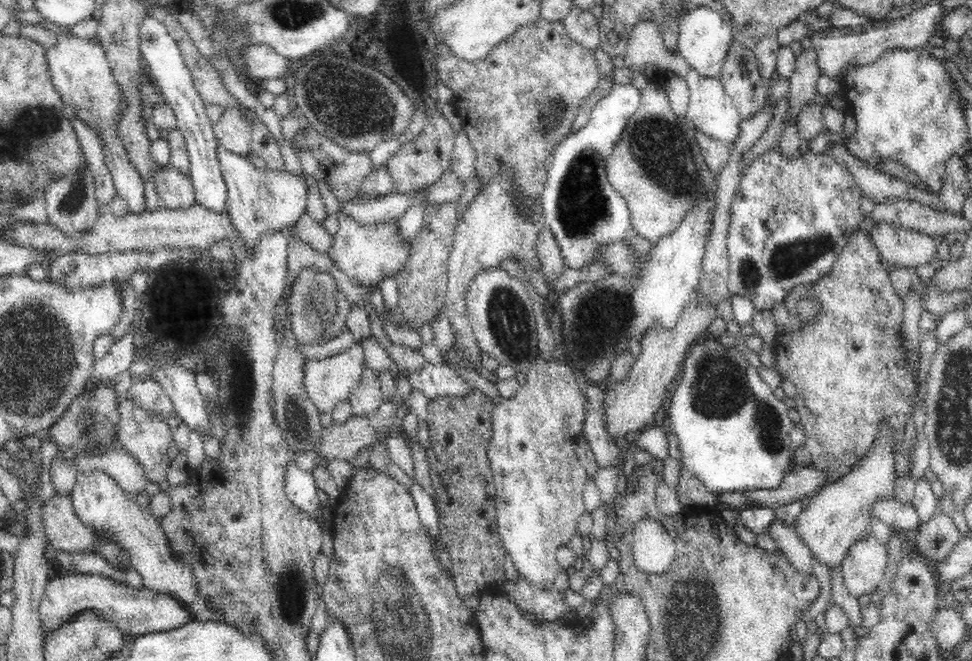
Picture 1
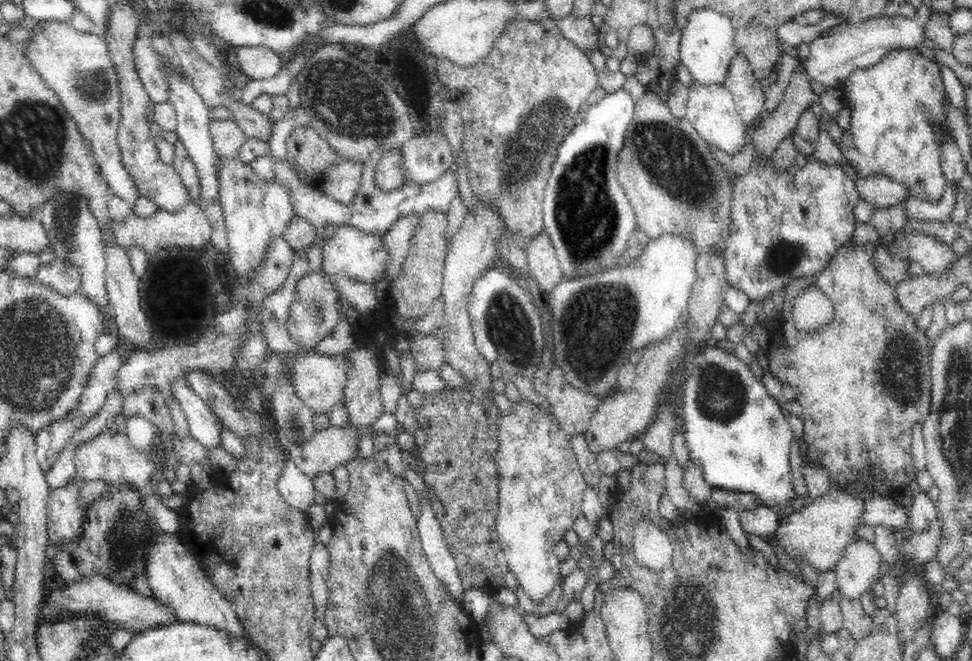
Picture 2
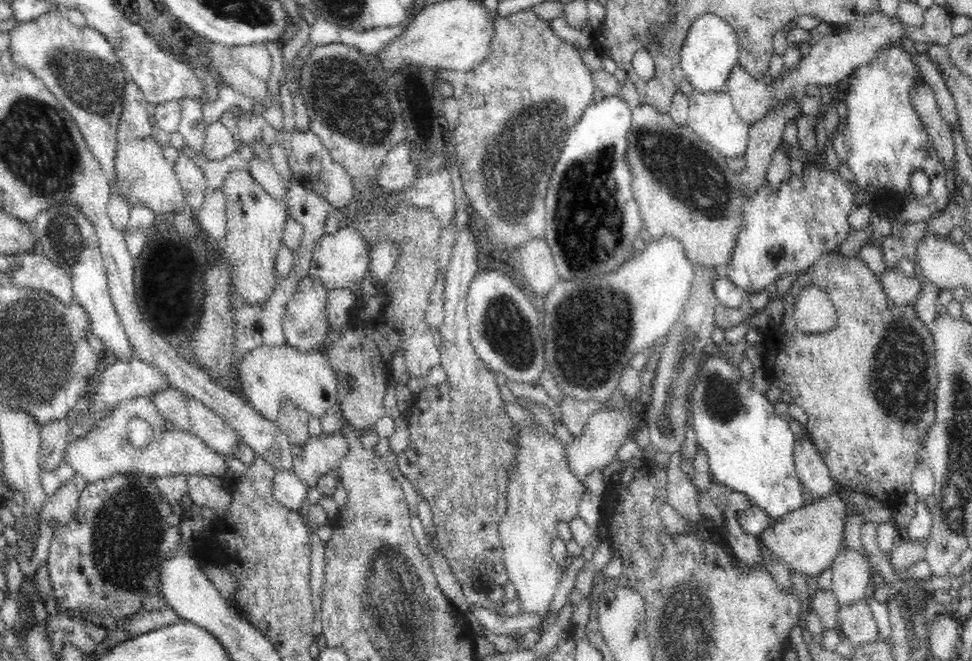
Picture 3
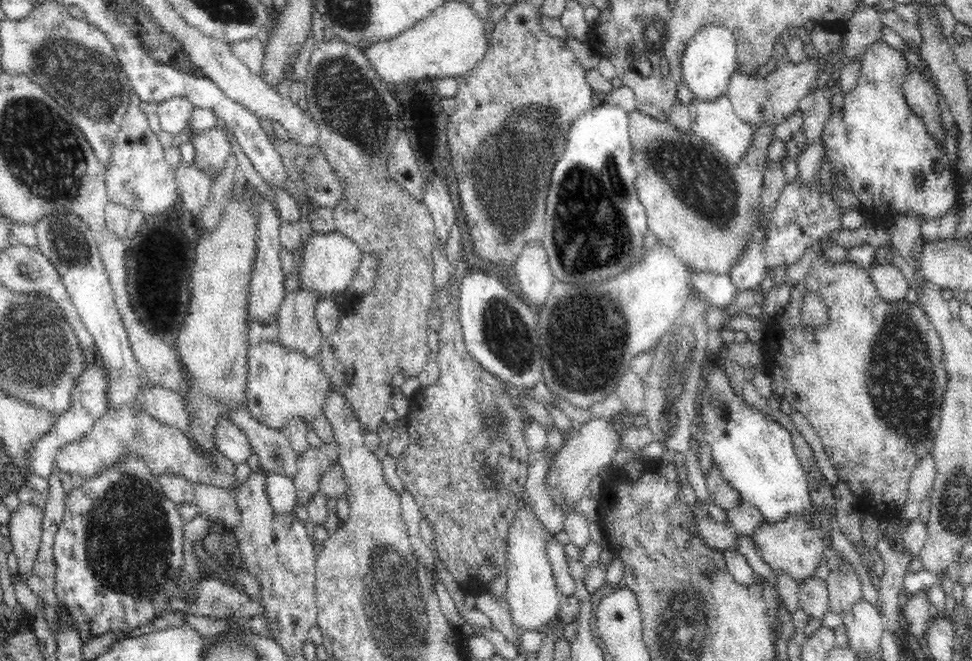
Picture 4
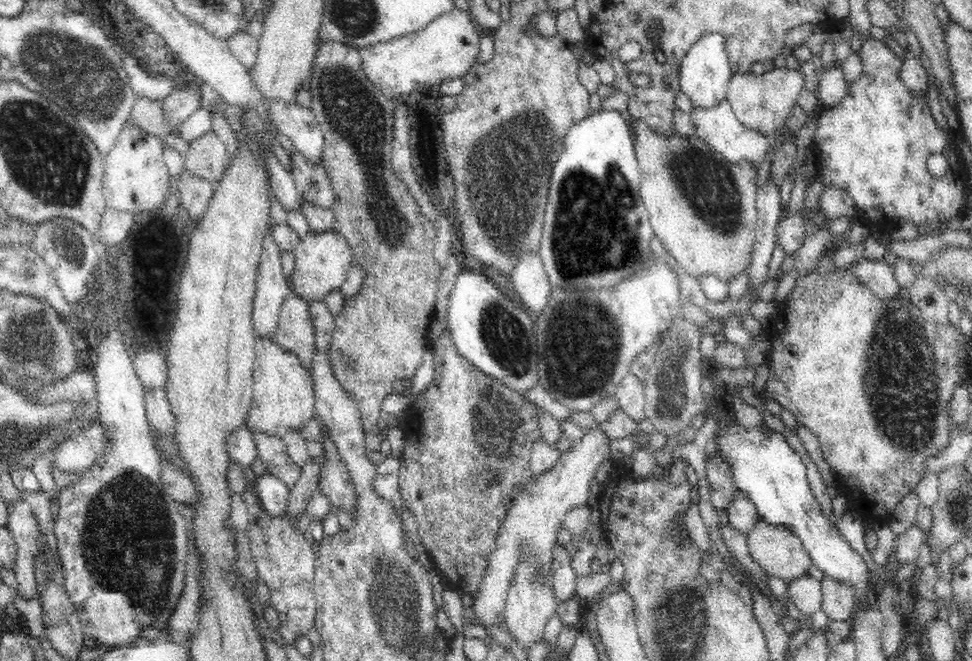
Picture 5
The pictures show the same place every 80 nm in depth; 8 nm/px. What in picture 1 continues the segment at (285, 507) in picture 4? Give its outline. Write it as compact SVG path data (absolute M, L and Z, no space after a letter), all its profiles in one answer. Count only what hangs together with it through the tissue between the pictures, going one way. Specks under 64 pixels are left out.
M294 461L286 470L284 490L289 500L299 510L316 515L322 509L318 500L318 487L312 473L302 470Z

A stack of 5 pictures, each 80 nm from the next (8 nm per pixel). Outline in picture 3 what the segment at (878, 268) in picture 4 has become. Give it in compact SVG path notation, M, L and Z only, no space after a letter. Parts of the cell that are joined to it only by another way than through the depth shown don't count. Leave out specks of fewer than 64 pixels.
M890 270L886 272L880 283L884 285L888 297L898 306L912 306L918 304L922 292L924 292L924 282L915 276L908 277L904 271Z

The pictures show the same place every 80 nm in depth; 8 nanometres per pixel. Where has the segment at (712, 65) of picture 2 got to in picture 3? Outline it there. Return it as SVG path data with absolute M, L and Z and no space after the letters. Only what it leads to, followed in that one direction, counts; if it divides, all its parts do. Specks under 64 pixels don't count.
M700 13L692 22L681 46L681 69L694 89L702 92L726 90L727 76L740 60L738 36L734 28L718 13Z

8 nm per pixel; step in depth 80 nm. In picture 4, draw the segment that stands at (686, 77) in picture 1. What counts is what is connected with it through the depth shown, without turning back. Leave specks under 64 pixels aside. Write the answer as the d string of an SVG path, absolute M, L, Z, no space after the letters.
M727 93L714 100L704 100L694 96L689 105L690 122L688 128L703 138L706 144L720 151L731 164L739 162L750 154L750 141L753 137L753 127L740 120L733 109Z

